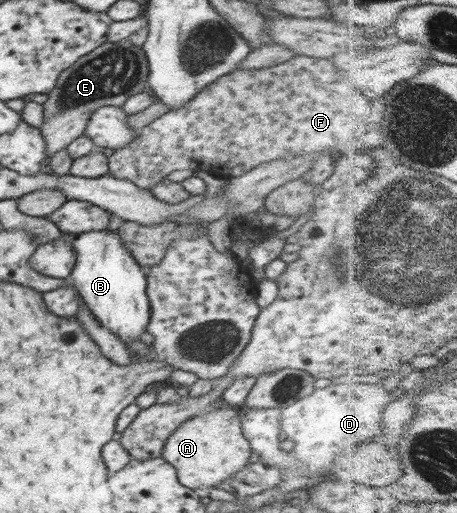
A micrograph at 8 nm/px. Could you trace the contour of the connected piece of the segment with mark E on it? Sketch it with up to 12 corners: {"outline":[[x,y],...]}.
{"outline":[[129,39],[64,69],[43,103],[49,156],[101,107],[150,92]]}

